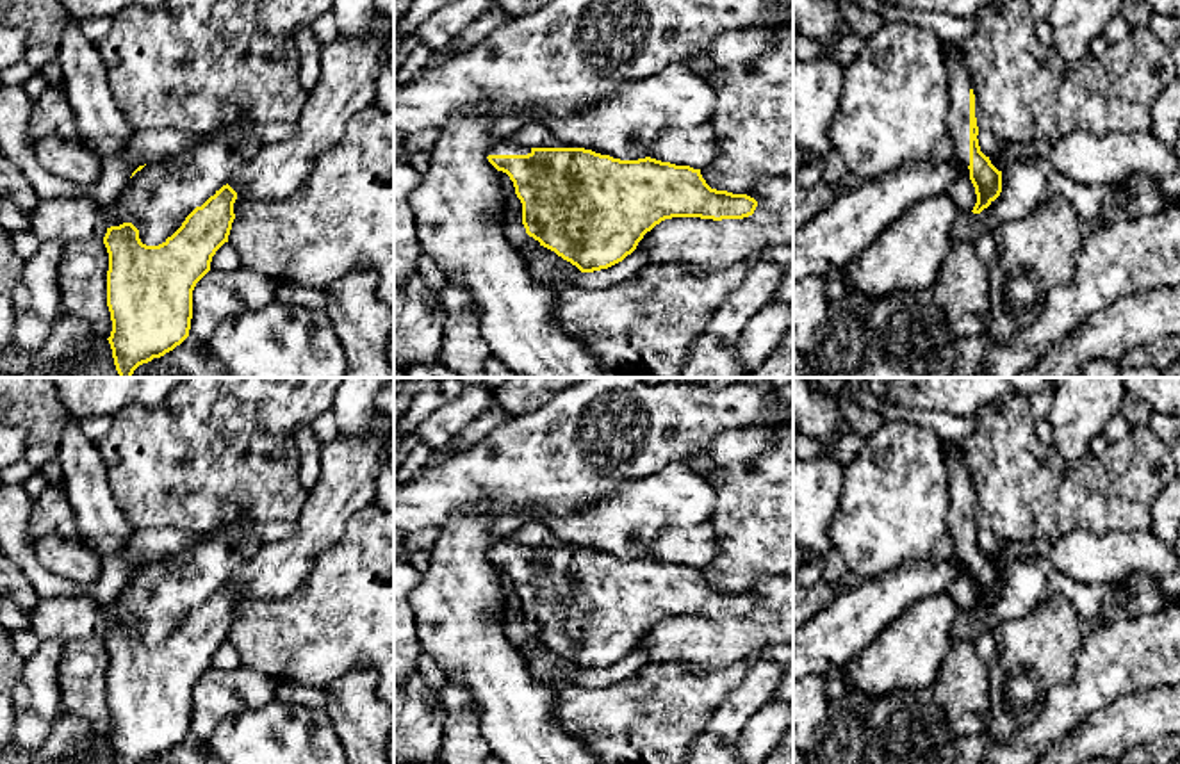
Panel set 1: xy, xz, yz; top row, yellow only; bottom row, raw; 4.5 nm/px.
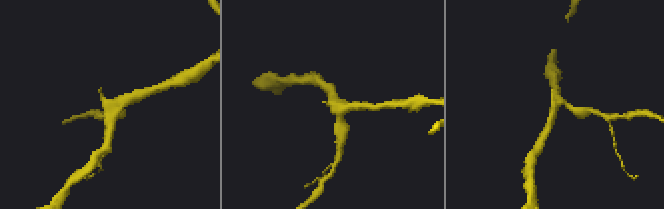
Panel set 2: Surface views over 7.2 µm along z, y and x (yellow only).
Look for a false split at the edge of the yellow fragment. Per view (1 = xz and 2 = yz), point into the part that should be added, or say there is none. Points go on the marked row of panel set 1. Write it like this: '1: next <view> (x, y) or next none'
1: next xz (501, 148)
2: next yz (958, 118)

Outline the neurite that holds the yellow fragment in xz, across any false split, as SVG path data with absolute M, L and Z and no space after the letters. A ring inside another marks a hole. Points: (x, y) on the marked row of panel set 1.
M499 141L487 158L513 182L526 233L581 272L622 262L665 219L743 219L758 207L747 194L711 189L701 169L651 157L620 160L585 148L529 148Z

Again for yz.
M954 52L945 57L945 66L948 73L948 137L952 139L955 157L970 169L970 180L977 194L971 212L980 214L1002 192L1002 171L991 164L979 146L975 94L968 68Z

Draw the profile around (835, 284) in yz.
M834 271L825 276L825 296L829 306L840 303L845 292L847 292L845 271Z

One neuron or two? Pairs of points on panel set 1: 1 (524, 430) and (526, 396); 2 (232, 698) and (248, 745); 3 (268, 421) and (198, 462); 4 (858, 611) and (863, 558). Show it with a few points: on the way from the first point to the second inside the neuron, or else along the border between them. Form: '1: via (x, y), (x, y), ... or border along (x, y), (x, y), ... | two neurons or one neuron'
1: border along (555, 396), (533, 410), (512, 415) | two neurons
2: border along (275, 698), (225, 718), (205, 741) | two neurons
3: via (250, 421), (245, 421), (216, 449) | one neuron
4: border along (901, 563), (881, 576), (851, 581) | two neurons

